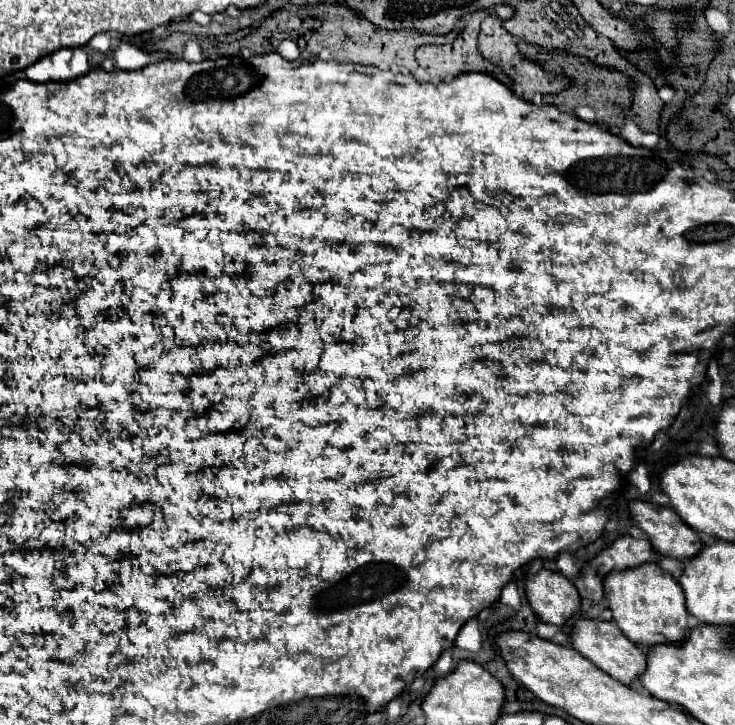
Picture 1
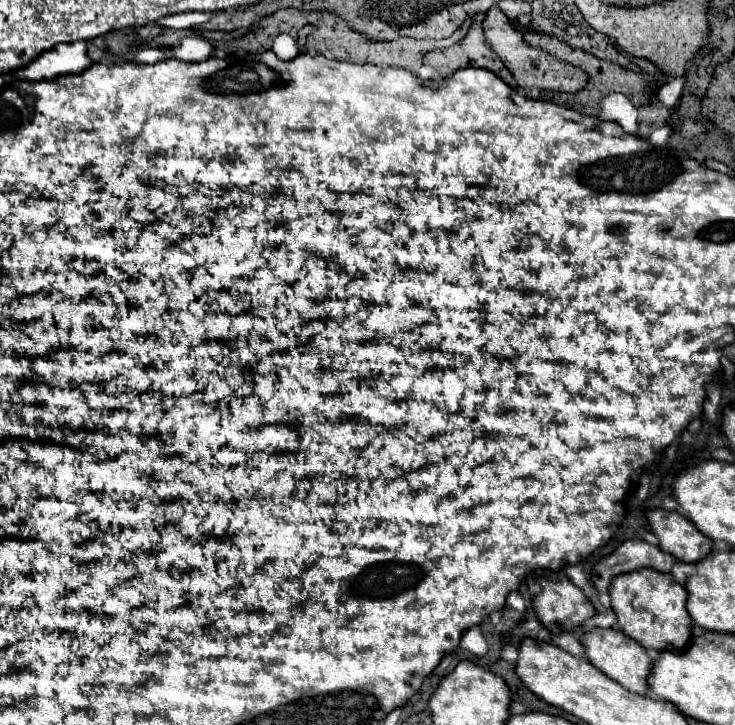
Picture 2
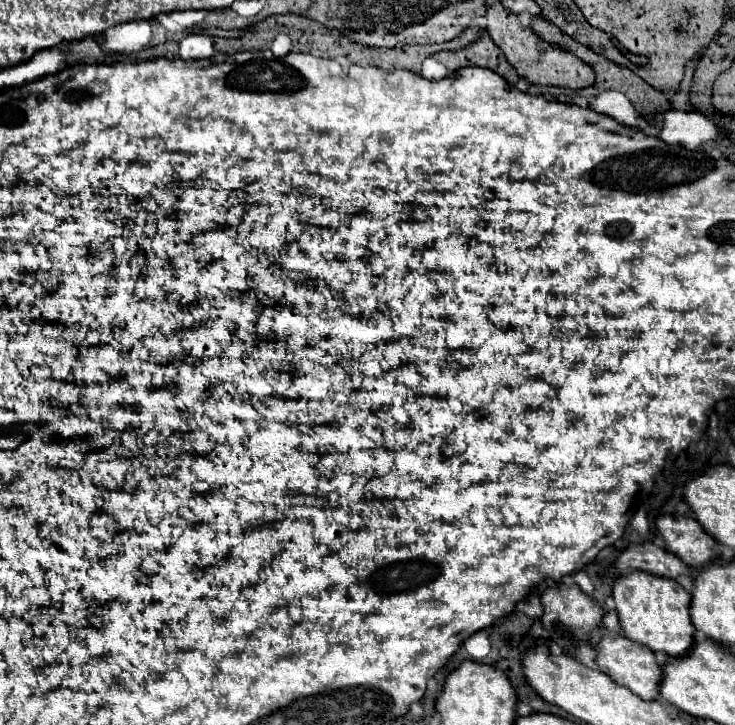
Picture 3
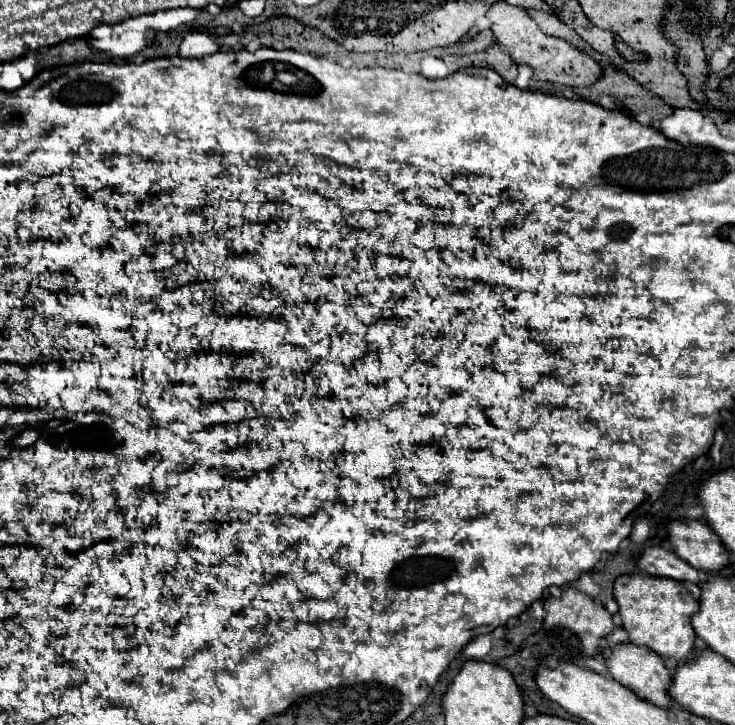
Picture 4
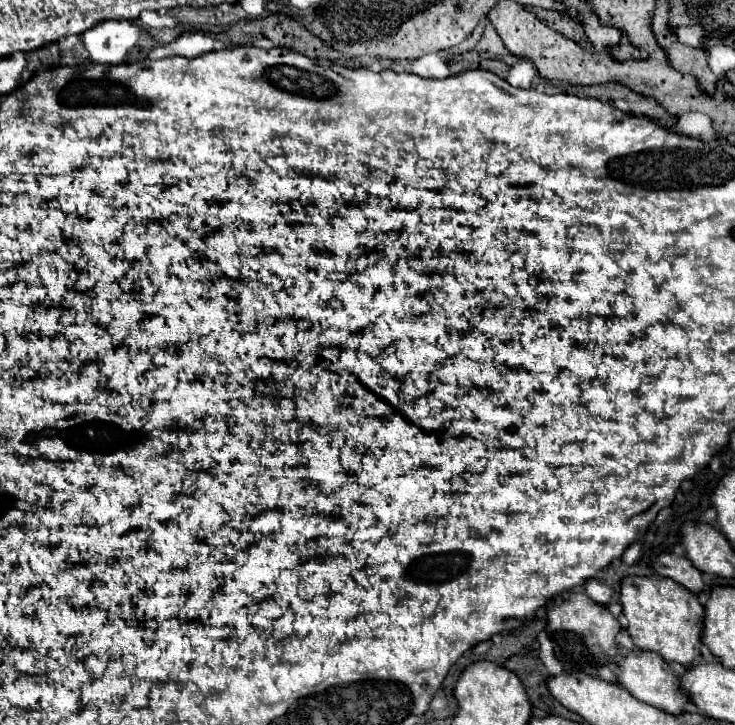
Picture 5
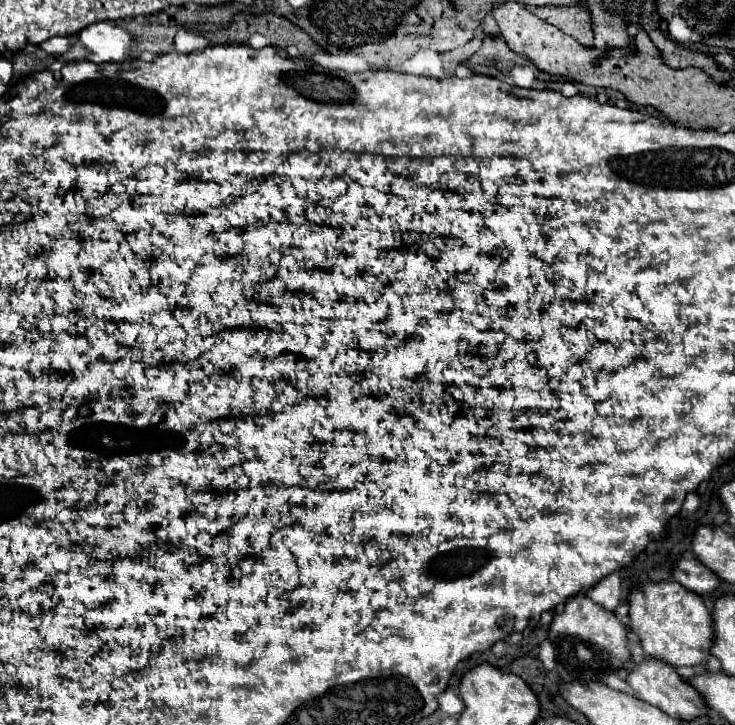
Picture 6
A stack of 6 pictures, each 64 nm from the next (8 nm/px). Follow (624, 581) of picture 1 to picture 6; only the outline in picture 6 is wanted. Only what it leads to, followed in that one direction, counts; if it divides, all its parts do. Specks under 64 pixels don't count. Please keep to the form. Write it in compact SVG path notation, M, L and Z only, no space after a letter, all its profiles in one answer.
M646 582L630 590L630 628L640 638L642 650L672 666L704 664L712 644L712 618L702 598L678 582Z

